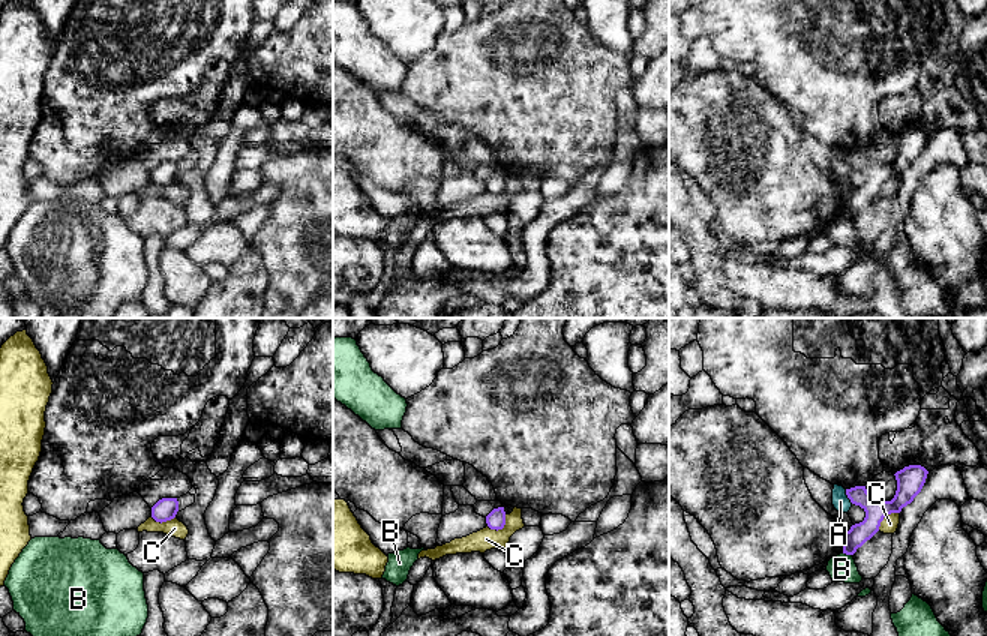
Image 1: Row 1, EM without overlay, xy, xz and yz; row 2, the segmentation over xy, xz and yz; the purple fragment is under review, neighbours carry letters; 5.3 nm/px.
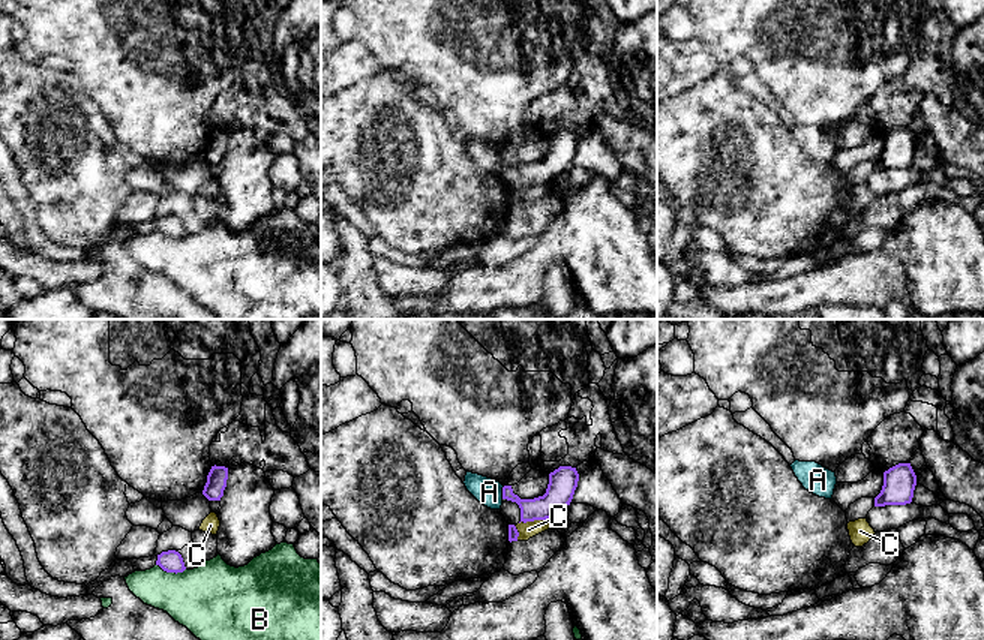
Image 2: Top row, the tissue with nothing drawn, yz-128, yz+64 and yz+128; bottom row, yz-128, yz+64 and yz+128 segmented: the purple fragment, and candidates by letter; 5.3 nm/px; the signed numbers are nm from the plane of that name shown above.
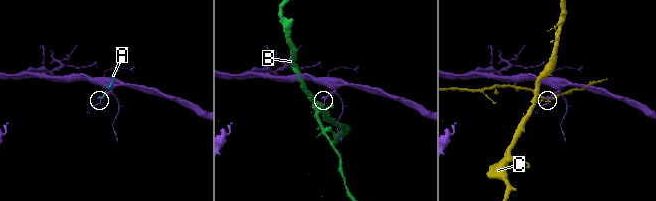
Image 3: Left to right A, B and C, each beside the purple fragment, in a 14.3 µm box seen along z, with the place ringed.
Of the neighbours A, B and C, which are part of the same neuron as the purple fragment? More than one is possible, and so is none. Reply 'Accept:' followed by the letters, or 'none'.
Accept: none

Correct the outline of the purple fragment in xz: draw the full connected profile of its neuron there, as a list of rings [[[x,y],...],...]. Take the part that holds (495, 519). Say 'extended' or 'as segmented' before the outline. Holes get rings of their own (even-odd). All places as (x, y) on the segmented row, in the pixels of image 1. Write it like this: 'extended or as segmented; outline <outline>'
as segmented; outline [[[504,507],[494,508],[488,516],[486,516],[486,524],[490,530],[502,530],[506,525],[506,512]]]

